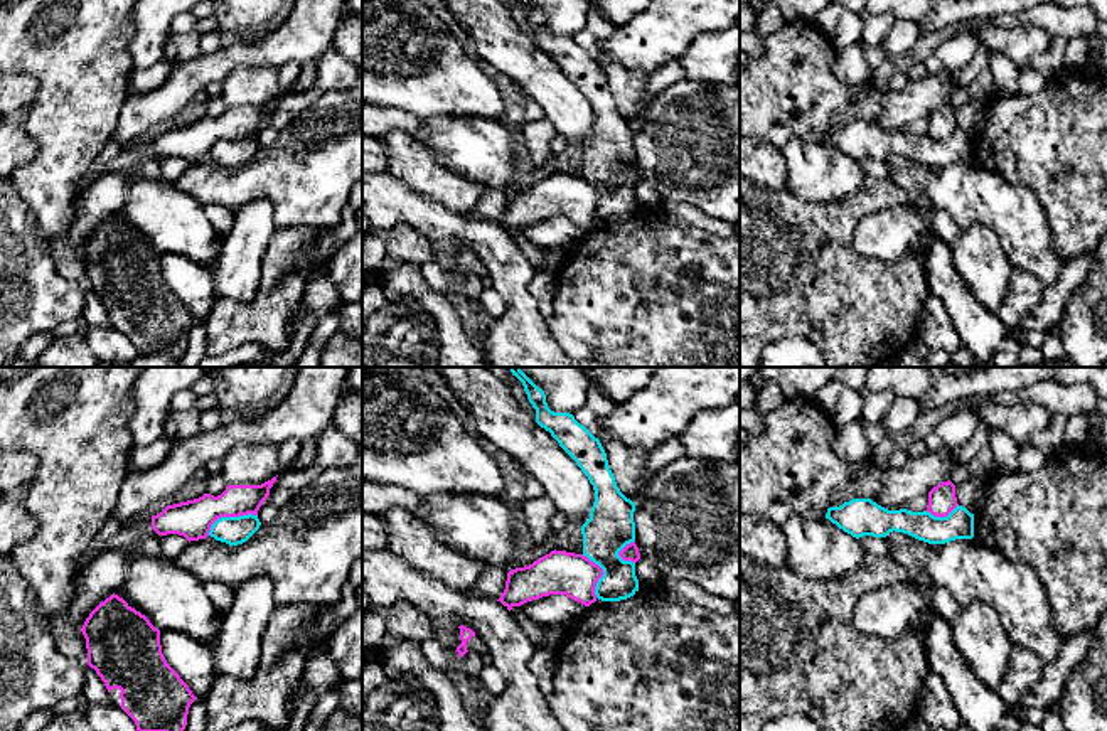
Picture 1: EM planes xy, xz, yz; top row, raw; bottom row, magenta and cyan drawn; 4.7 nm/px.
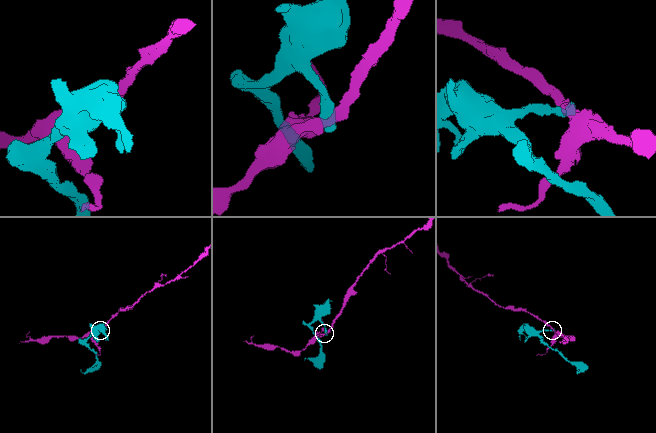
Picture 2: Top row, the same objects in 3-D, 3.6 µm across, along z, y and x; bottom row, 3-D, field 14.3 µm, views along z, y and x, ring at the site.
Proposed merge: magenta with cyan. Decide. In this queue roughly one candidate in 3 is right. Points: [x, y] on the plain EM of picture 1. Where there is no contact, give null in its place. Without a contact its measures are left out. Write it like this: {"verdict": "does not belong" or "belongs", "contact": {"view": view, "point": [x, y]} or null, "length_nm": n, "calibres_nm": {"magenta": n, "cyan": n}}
{"verdict": "does not belong", "contact": {"view": "xy", "point": [229, 138]}, "length_nm": 260, "calibres_nm": {"magenta": 190, "cyan": 140}}

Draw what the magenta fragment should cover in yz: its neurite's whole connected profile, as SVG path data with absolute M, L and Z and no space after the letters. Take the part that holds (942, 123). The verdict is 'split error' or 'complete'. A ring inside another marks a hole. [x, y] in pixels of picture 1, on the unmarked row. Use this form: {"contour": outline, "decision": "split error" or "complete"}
{"contour": "M947 103L928 115L927 135L935 140L947 140L957 130L955 108Z", "decision": "complete"}

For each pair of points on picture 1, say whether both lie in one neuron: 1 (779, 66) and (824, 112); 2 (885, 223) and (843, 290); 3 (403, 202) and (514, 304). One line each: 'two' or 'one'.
1: one
2: two
3: one

